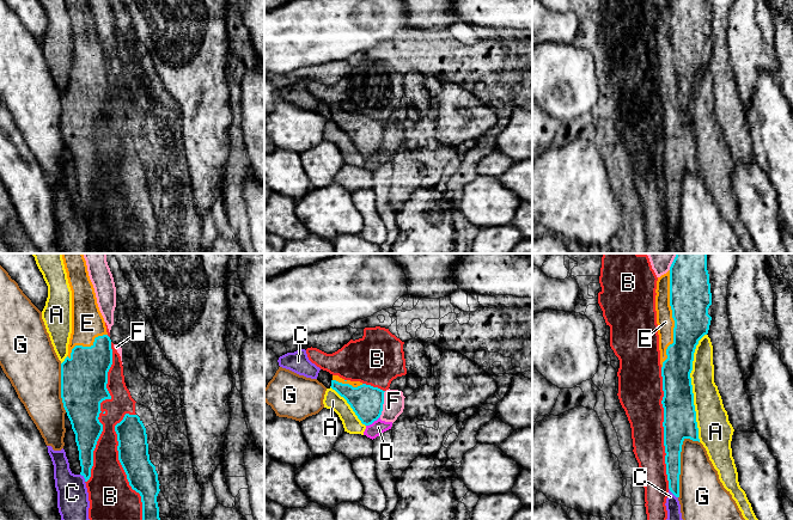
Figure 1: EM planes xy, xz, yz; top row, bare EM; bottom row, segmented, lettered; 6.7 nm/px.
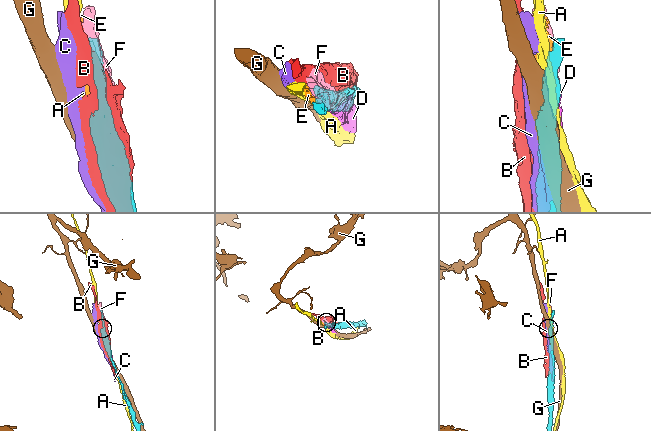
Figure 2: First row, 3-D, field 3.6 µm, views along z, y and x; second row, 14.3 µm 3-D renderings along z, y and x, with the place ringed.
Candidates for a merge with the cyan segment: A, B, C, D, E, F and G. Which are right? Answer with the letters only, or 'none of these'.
E

